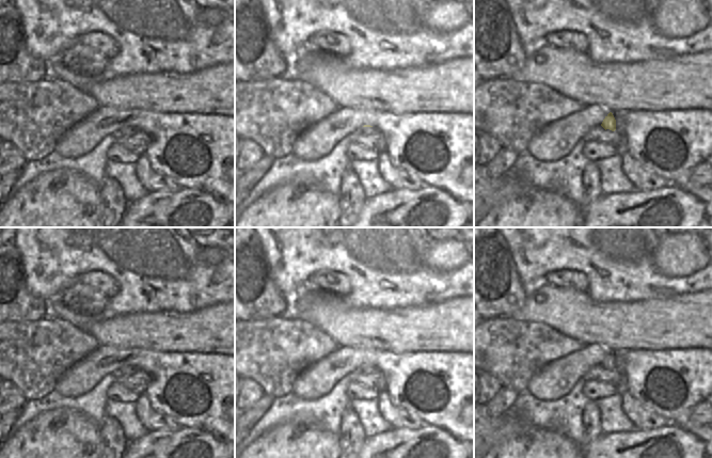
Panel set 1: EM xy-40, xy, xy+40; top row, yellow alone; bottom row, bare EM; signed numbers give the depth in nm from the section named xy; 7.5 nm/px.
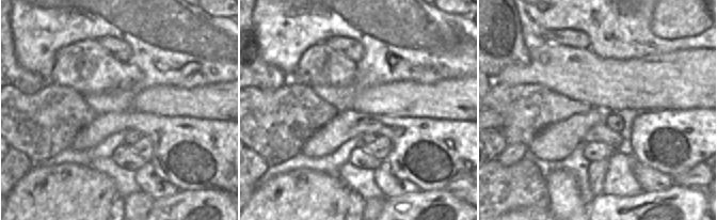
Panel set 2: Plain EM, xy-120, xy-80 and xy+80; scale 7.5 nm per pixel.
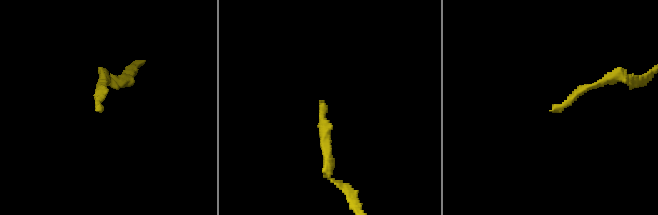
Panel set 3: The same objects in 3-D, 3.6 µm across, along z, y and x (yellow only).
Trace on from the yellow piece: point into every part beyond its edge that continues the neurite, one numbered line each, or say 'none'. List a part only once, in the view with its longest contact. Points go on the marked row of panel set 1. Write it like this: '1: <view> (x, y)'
1: xy (363, 130)

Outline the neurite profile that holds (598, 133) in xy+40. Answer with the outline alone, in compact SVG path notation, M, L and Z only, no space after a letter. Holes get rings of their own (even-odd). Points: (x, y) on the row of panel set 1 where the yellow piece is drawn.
M598 125L590 129L583 140L586 142L602 142L616 148L622 141L622 137L612 130L607 131L601 125Z

